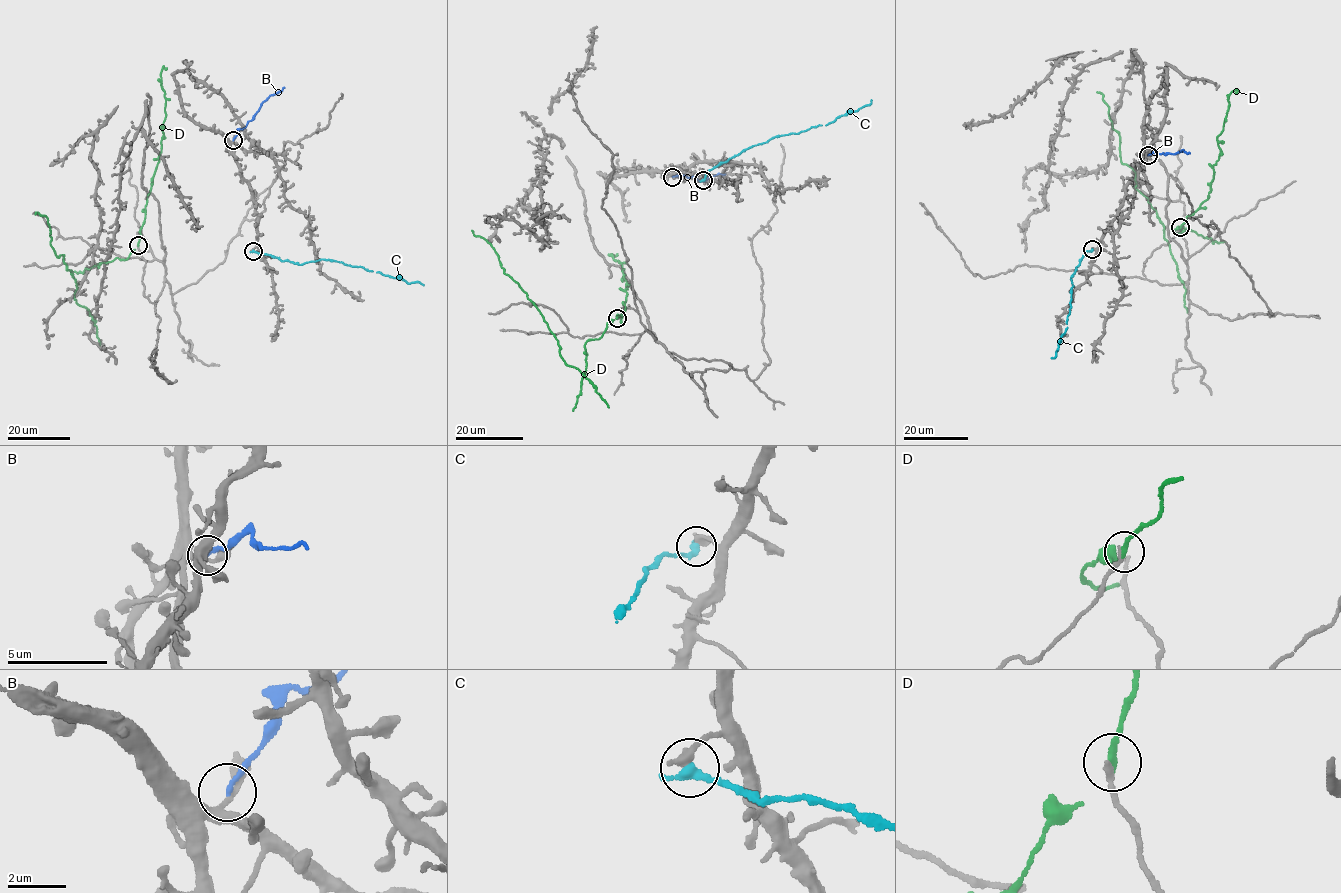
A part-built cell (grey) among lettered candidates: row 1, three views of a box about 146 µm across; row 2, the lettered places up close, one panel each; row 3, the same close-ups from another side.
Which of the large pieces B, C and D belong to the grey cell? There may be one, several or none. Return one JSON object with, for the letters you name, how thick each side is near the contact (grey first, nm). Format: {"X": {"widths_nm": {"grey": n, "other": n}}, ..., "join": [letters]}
{"join": []}

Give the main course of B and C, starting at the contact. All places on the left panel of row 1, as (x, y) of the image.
B: (233, 140), (239, 129), (251, 121), (262, 102), (284, 87)
C: (253, 250), (300, 264), (322, 259), (335, 260), (423, 285)

